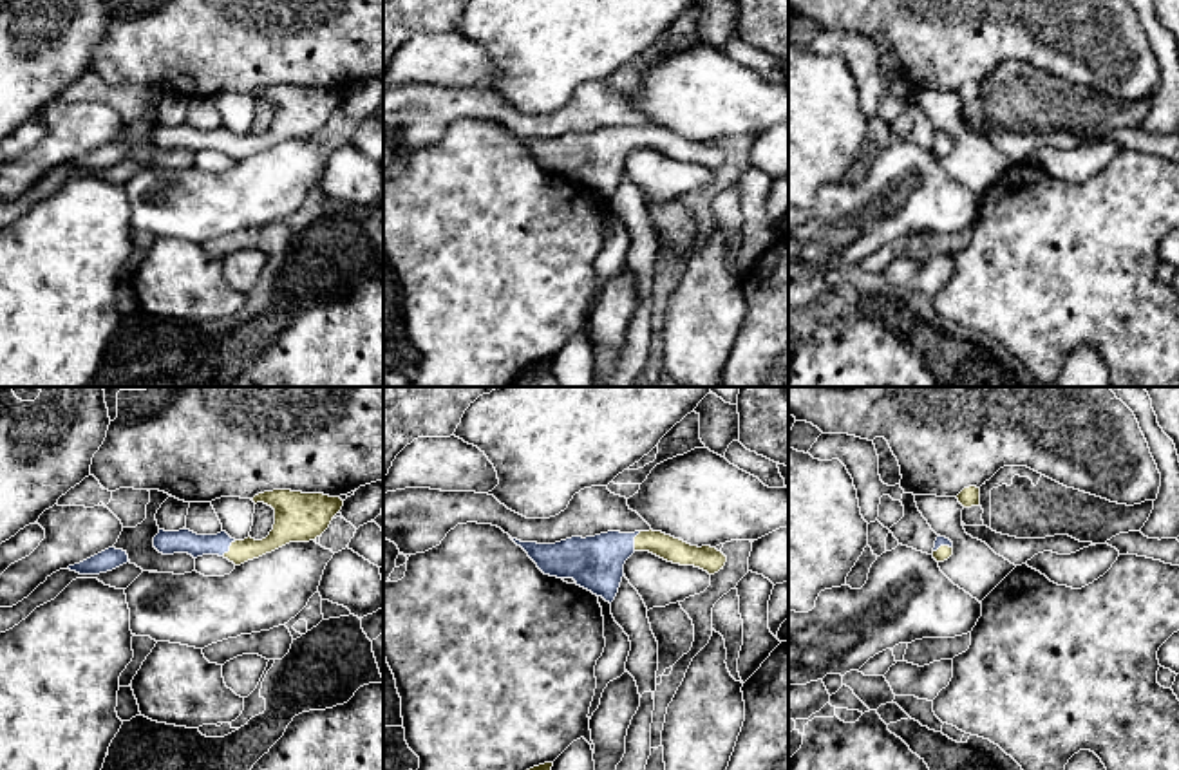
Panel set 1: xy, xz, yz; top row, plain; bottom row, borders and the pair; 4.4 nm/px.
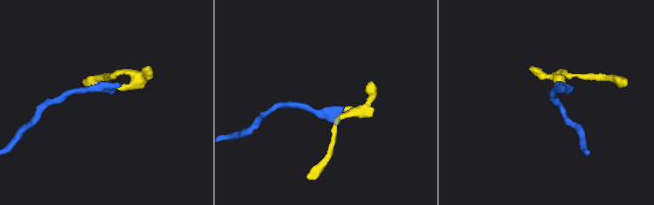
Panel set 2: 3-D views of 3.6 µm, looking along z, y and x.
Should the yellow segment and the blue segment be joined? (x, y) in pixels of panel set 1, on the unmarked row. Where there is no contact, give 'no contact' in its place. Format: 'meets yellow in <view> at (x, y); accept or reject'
meets yellow in xy at (230, 145); accept

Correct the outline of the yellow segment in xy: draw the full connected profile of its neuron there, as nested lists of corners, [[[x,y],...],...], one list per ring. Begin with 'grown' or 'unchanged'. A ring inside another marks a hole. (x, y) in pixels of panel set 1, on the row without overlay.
grown | [[[291,85],[264,87],[251,96],[255,99],[264,98],[275,105],[273,125],[262,136],[251,132],[235,136],[226,127],[217,130],[197,130],[184,123],[179,127],[159,125],[154,132],[154,143],[163,150],[188,148],[193,154],[219,150],[241,161],[289,137],[316,136],[344,101],[340,92]]]

